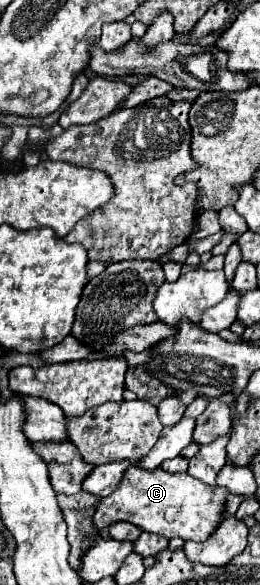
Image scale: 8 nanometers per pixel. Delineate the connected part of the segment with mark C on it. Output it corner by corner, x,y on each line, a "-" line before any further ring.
129,466
119,488
101,500
95,512
95,526
99,530
113,522
125,520
139,526
145,532
165,538
183,538
193,542
207,540
223,520
227,490
219,494
207,484
191,478
187,472
165,472
161,468
149,472
137,466

